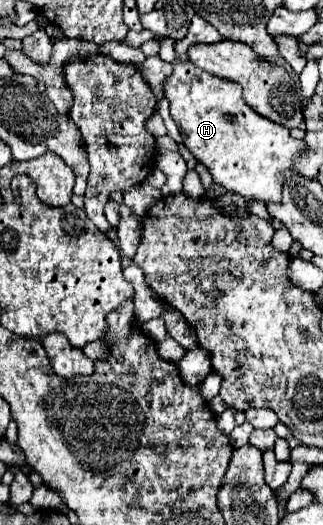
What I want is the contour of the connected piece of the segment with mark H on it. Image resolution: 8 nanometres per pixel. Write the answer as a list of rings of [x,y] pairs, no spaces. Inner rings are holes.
[[[188,59],[174,63],[172,73],[164,79],[164,95],[170,101],[170,115],[176,121],[180,133],[184,135],[182,143],[198,159],[198,163],[206,165],[206,169],[214,177],[214,183],[220,183],[228,191],[234,191],[248,199],[280,201],[282,173],[288,169],[294,171],[292,159],[298,157],[300,149],[304,147],[300,139],[292,139],[286,127],[260,117],[252,107],[248,107],[244,103],[240,85],[228,79],[214,77],[212,73],[192,65],[192,61]]]

